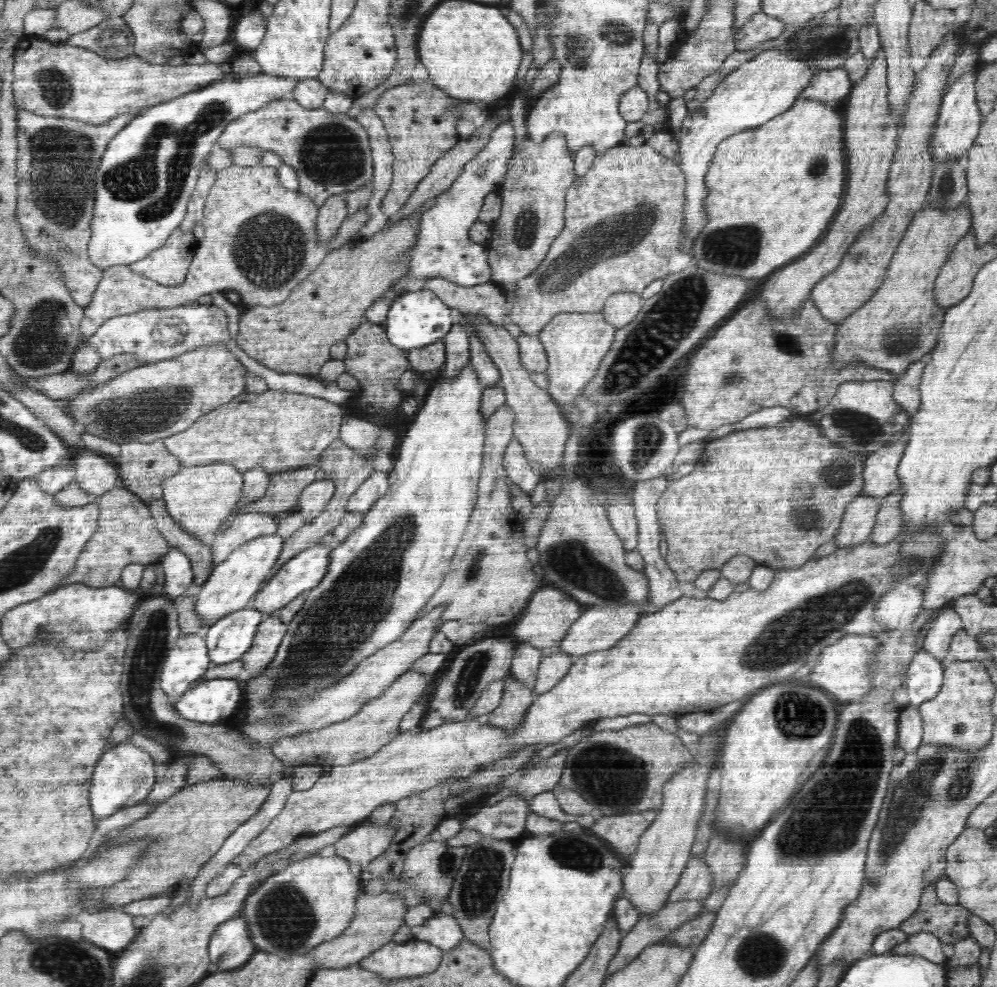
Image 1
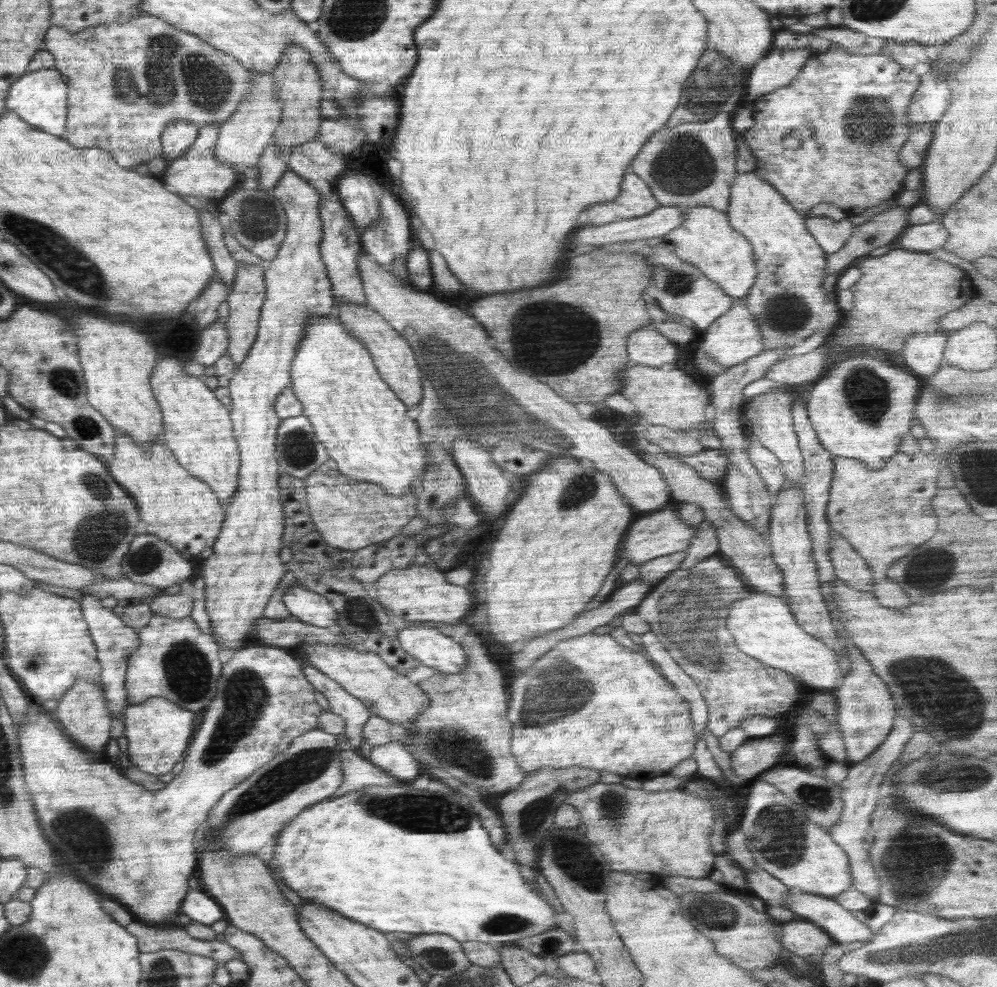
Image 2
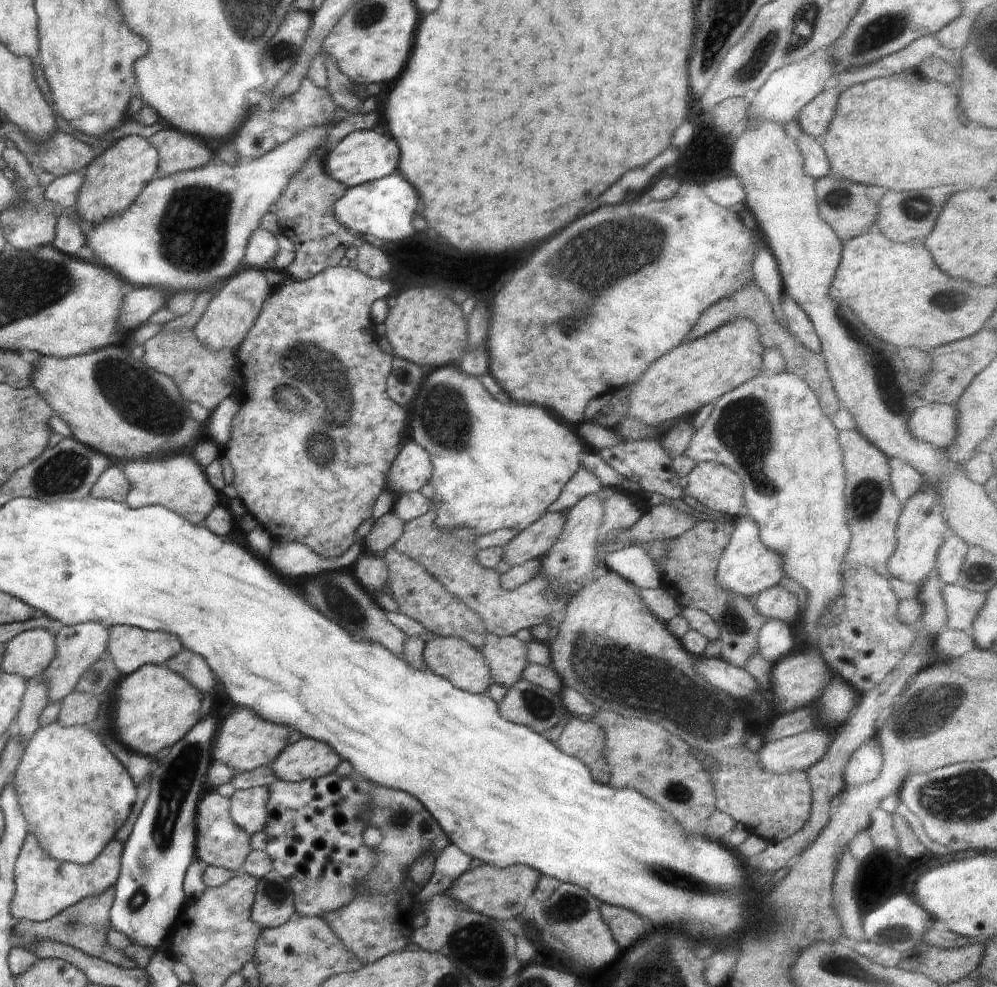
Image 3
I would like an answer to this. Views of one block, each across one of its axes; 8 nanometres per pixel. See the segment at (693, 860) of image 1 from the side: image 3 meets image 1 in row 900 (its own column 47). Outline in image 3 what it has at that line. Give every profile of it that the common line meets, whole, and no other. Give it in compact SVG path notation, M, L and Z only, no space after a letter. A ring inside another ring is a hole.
M90 621L74 626L63 625L54 637L57 645L56 657L46 668L44 676L49 684L49 702L62 701L67 694L74 691L82 674L97 660L106 656L109 629L101 622Z

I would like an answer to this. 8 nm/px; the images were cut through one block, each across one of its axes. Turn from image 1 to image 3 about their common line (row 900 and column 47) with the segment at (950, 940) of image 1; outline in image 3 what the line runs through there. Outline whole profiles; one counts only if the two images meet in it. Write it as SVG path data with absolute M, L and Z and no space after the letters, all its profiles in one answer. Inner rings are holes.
M112 885L100 894L84 897L77 905L70 905L61 910L56 917L46 921L31 921L28 918L15 919L16 924L13 926L12 935L14 947L26 949L27 943L51 940L80 949L92 958L102 959L125 969L134 968L136 964L132 962L131 958L125 957L123 951L108 946L107 932L114 929L110 920L110 909L114 902L114 895L115 885Z

